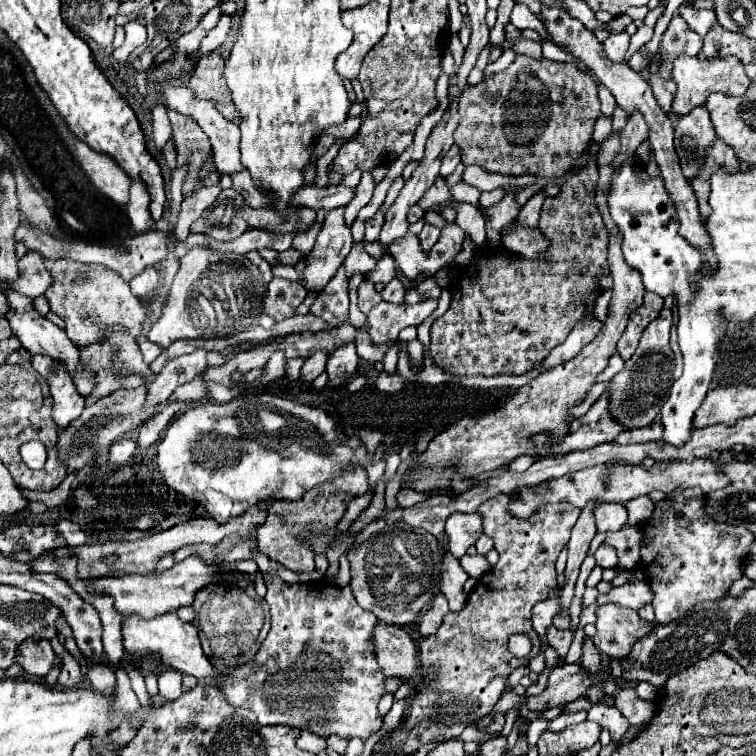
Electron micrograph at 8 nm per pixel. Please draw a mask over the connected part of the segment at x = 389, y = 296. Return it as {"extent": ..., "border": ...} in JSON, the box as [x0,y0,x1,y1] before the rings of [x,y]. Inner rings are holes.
{"extent":[382,279,406,305],"border":[[[400,279],[390,281],[390,283],[384,287],[384,291],[382,291],[382,299],[388,301],[388,303],[396,303],[396,305],[404,303],[404,295],[406,295],[406,289],[404,289],[404,285],[402,285]]]}

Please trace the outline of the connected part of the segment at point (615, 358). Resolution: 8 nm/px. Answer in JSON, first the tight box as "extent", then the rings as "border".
{"extent":[598,353,624,383],"border":[[[614,353],[612,357],[610,357],[610,361],[608,361],[608,365],[606,365],[606,369],[598,375],[598,383],[602,383],[602,381],[610,381],[618,371],[622,371],[622,367],[624,367],[624,361],[622,361],[622,357],[618,355],[618,353]]]}

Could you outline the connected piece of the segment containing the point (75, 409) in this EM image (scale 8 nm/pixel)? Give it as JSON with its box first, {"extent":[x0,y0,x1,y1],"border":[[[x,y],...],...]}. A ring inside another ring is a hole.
{"extent":[32,355,84,429],"border":[[[34,355],[32,365],[50,385],[50,395],[54,403],[52,419],[60,429],[68,427],[84,411],[84,397],[76,391],[72,377],[68,375],[68,369],[64,367],[64,363],[56,363],[46,355]]]}

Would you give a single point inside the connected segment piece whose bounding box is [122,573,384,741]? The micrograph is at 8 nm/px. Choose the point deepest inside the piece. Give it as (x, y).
(319, 658)

